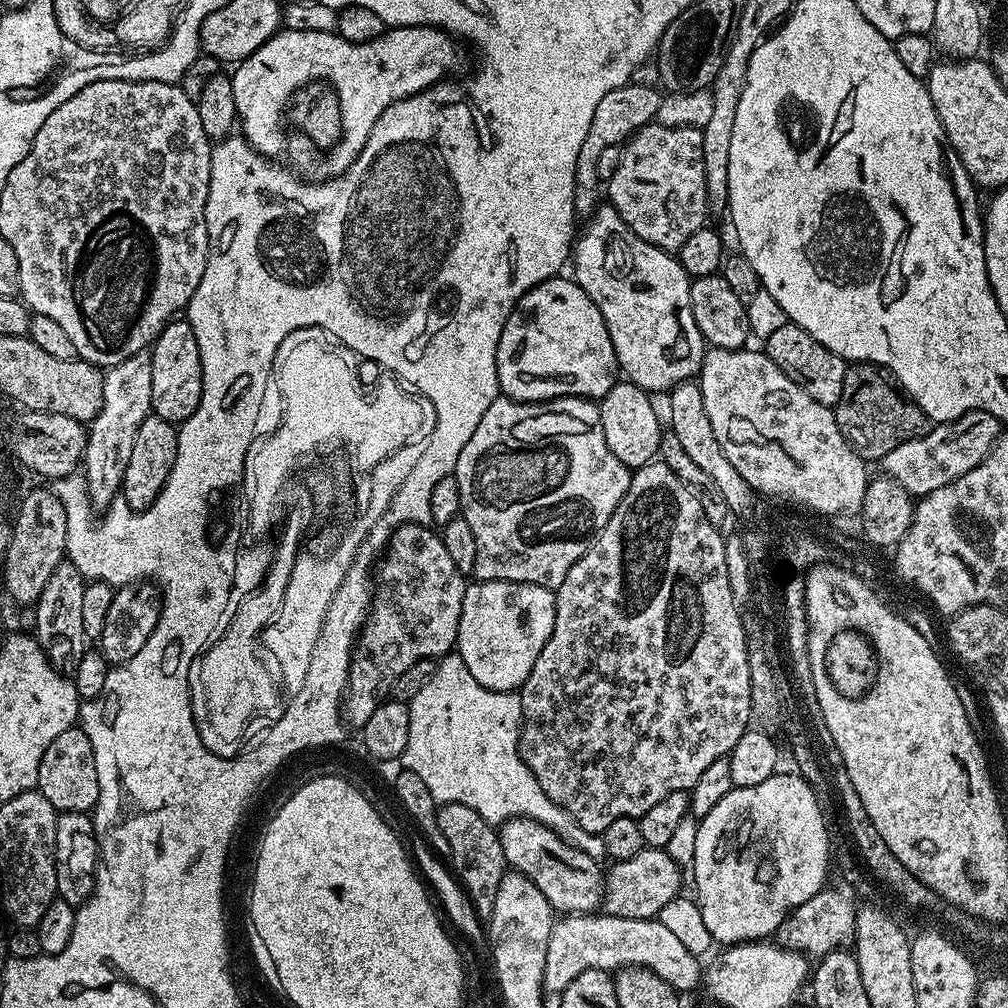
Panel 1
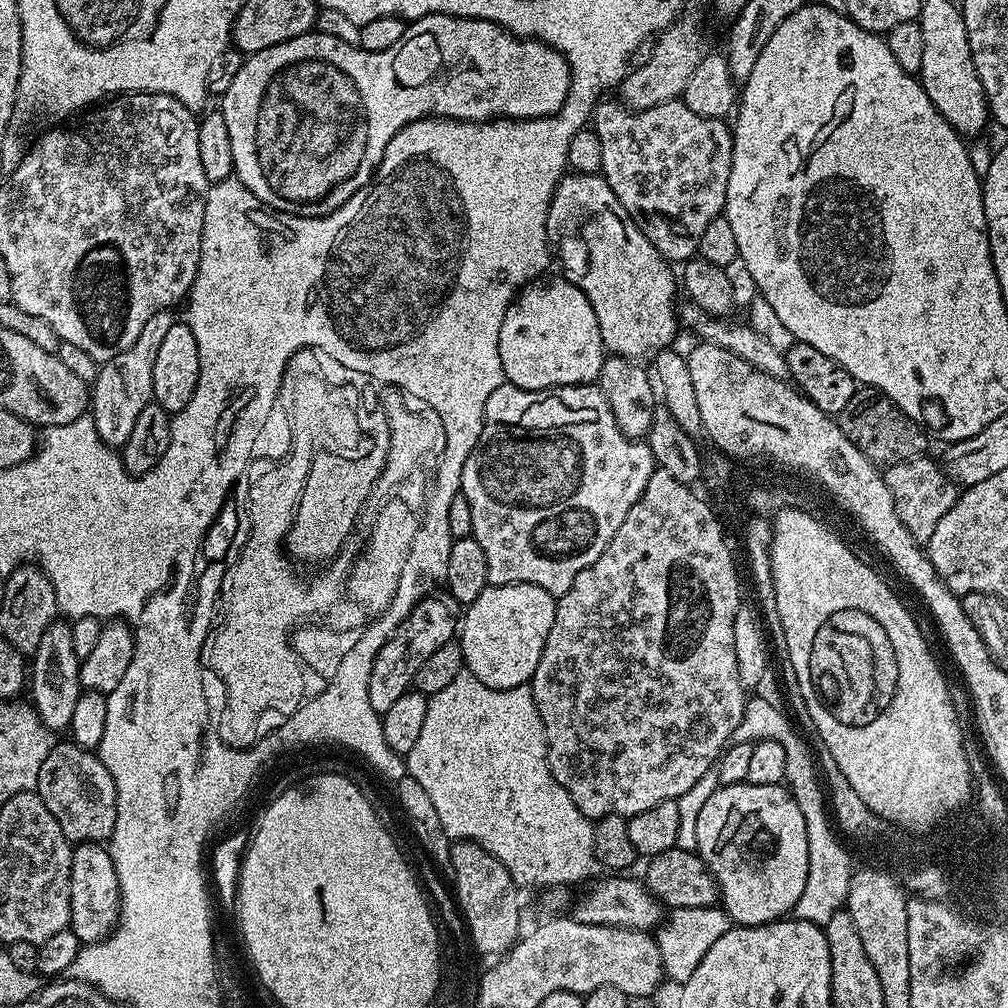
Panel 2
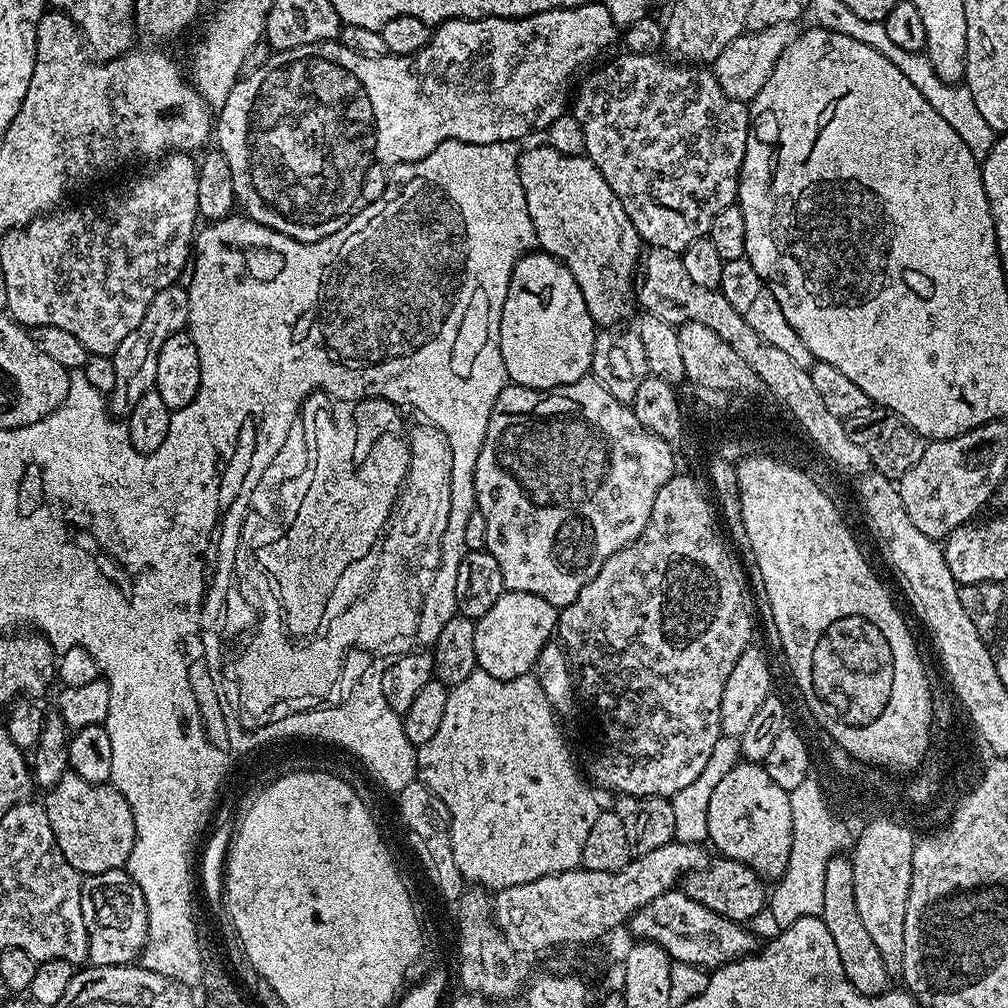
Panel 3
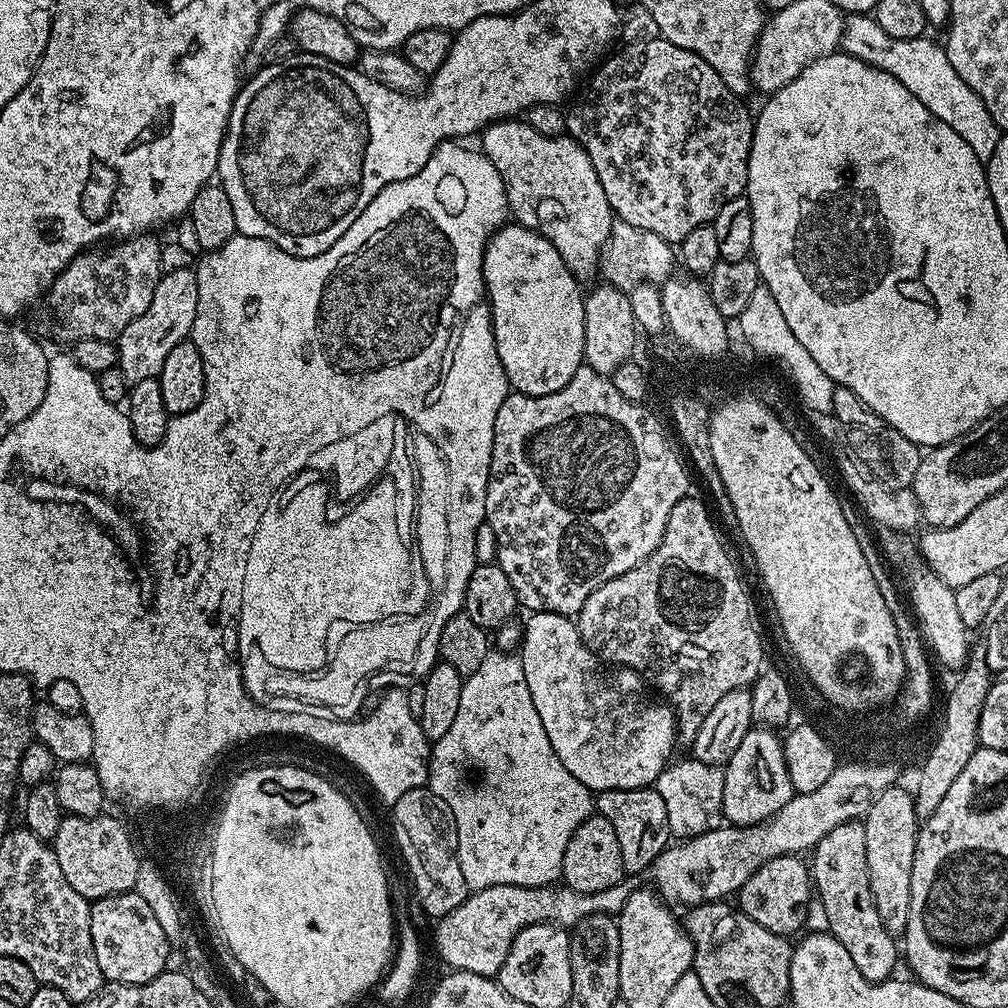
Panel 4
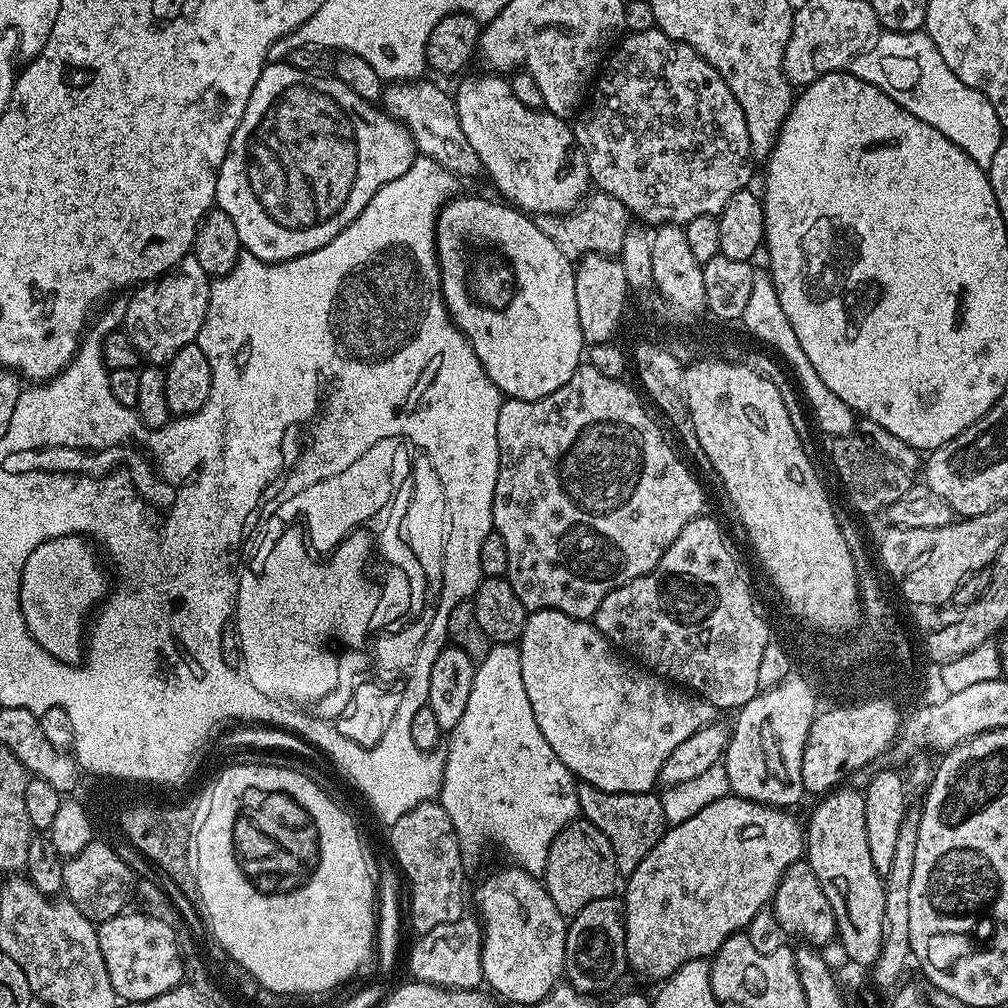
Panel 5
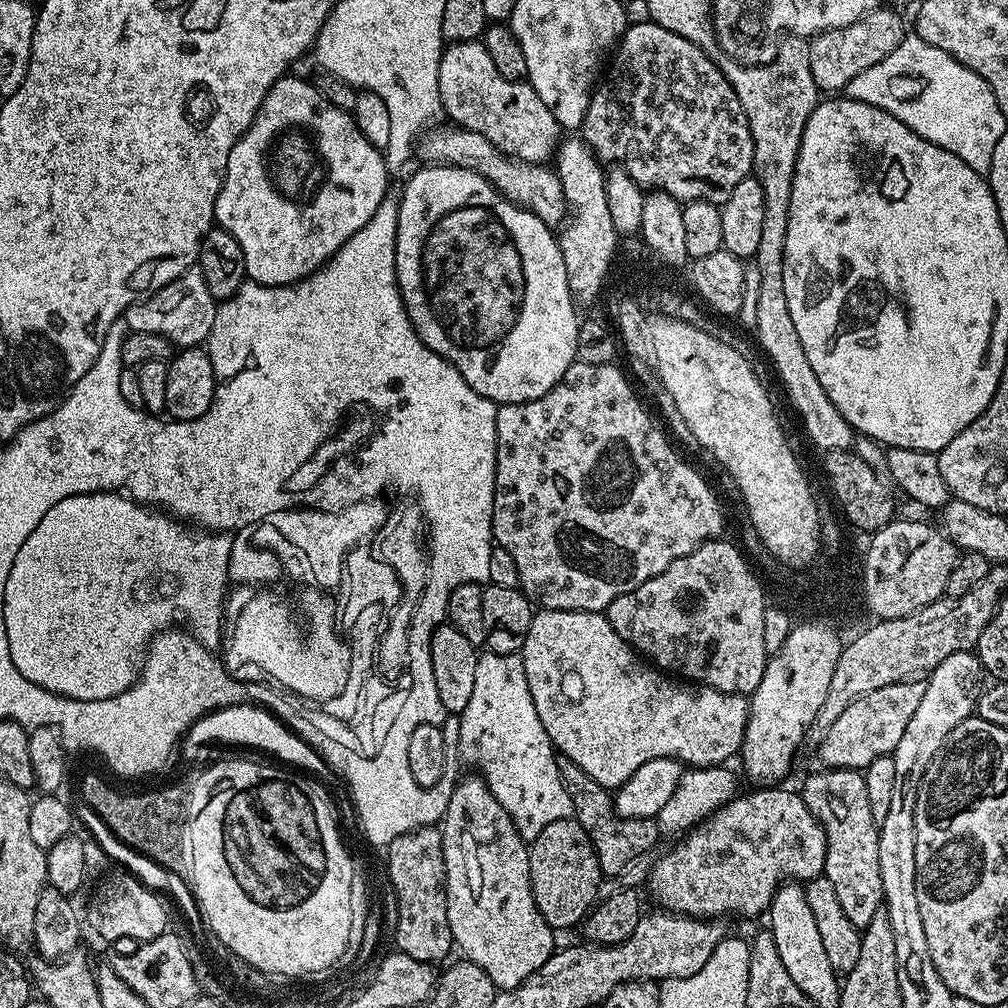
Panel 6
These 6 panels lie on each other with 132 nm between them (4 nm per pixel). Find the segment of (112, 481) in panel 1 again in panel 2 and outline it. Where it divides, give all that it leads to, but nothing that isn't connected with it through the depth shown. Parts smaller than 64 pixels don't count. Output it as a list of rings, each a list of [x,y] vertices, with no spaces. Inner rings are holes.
[[[168,310],[154,314],[154,318],[150,318],[150,322],[146,322],[145,328],[138,333],[138,338],[134,341],[134,346],[130,346],[130,350],[122,350],[122,354],[100,364],[100,373],[96,375],[96,382],[90,388],[90,415],[98,438],[102,438],[106,446],[123,449],[134,431],[138,414],[142,414],[147,404],[153,403],[154,358],[174,323],[172,315]]]

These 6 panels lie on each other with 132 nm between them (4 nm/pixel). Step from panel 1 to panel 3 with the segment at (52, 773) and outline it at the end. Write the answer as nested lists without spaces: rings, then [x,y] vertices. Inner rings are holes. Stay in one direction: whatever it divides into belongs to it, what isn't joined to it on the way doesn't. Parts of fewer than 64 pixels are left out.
[[[69,770],[43,796],[46,818],[50,818],[50,830],[54,830],[58,850],[62,850],[66,862],[76,872],[93,876],[127,865],[136,841],[134,814],[130,802],[111,783],[91,784]]]

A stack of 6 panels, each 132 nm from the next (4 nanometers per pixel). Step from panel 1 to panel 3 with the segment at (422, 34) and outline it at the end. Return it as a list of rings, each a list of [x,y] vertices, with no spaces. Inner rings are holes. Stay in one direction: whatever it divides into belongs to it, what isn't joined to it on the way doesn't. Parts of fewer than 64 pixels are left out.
[[[586,2],[582,6],[573,8],[538,10],[533,16],[519,18],[507,16],[444,18],[431,29],[427,42],[409,56],[389,54],[382,58],[366,58],[336,40],[298,46],[296,49],[287,49],[284,52],[273,51],[270,55],[272,57],[265,64],[258,65],[252,73],[249,71],[247,75],[236,81],[234,90],[230,90],[230,98],[226,98],[226,106],[218,109],[218,115],[214,120],[214,140],[220,143],[217,144],[218,150],[230,166],[230,174],[234,178],[236,202],[237,205],[242,206],[243,215],[278,234],[286,234],[298,242],[313,244],[342,230],[342,226],[346,226],[350,218],[354,218],[363,208],[370,206],[370,202],[374,202],[378,194],[382,194],[388,173],[397,164],[409,164],[426,158],[426,154],[430,154],[447,140],[471,144],[512,144],[522,139],[523,136],[538,131],[539,128],[540,131],[548,129],[550,122],[554,122],[554,118],[565,115],[570,104],[570,97],[574,92],[574,81],[593,71],[601,59],[599,56],[615,40],[617,43],[618,26],[610,10],[606,10],[606,6],[598,2]]]

